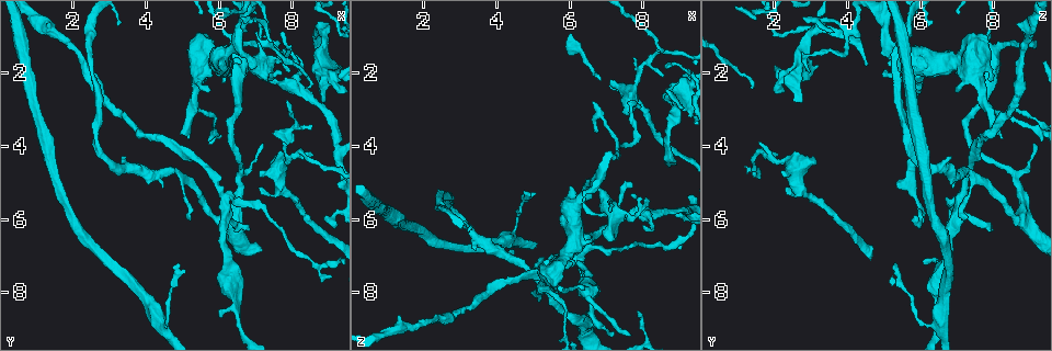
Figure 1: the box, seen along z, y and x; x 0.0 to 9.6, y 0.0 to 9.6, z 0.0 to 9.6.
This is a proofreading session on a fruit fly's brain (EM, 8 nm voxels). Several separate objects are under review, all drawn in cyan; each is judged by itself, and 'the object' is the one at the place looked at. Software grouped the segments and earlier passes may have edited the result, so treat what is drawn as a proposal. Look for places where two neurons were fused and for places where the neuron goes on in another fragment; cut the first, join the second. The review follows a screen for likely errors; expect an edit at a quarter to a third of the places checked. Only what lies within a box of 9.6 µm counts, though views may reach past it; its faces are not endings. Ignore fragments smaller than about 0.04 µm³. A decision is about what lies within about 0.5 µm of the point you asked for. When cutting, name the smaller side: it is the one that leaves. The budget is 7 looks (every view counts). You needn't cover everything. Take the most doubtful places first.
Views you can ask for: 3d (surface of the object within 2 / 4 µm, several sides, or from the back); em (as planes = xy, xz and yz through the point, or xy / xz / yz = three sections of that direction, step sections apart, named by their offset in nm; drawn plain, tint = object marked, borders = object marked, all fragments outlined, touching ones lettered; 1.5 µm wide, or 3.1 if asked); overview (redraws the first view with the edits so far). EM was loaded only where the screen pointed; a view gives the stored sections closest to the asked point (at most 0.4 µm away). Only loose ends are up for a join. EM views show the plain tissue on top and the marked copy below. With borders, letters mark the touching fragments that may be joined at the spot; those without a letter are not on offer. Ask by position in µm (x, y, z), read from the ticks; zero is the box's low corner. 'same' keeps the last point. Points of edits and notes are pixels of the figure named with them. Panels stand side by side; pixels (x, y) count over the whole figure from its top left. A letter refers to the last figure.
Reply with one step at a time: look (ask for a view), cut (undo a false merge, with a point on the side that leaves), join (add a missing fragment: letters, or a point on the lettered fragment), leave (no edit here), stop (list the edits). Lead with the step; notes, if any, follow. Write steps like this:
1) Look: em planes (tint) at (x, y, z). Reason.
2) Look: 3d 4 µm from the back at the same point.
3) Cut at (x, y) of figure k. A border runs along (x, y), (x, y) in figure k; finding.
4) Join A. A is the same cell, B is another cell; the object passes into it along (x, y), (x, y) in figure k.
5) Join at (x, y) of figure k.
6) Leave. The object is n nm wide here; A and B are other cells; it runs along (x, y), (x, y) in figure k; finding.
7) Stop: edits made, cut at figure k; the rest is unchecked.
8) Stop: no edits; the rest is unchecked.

Look: em yz step 8 (borders) at (8.65, 1.80, 4.50). Thin end.

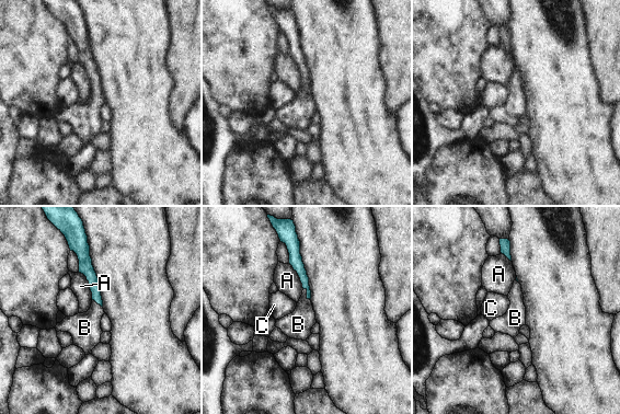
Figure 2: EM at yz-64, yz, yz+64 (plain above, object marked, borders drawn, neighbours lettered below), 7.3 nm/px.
Look: em planes (borders) at the same point. Another direction.

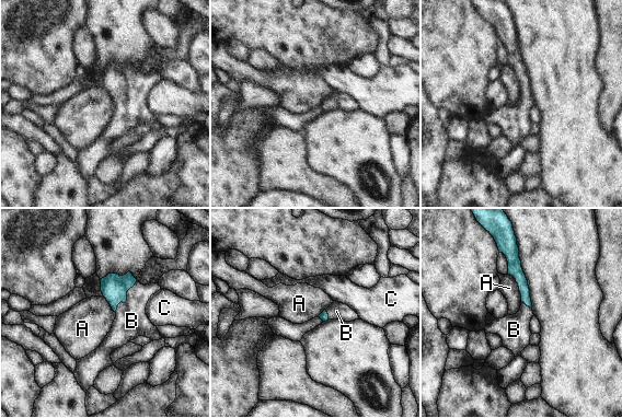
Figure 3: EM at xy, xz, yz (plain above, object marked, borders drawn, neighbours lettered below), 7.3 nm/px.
Join at (131, 321) of figure 3. B is the same cell, A and C are other cells; the object passes into it along (114, 287), (126, 298), (131, 321) in figure 3; it goes on there.

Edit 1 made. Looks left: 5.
Look: 3d 2 µm at (3.25, 0.65, 6.30). End of a long branch.

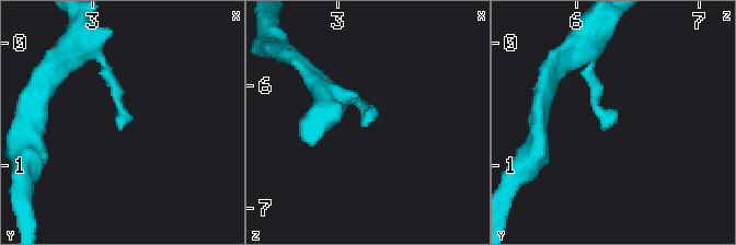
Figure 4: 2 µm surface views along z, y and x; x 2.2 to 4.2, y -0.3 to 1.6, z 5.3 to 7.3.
Look: em planes (borders) at (3.26, 0.64, 6.32).

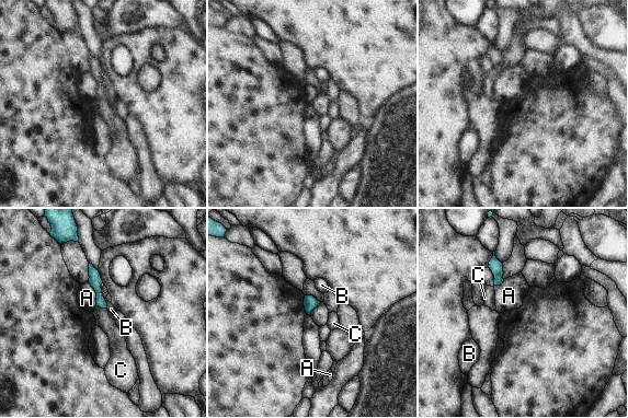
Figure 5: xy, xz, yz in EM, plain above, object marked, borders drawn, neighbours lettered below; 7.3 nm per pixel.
Leave. A, B and C are other cells; no lettered fragment goes on from it.

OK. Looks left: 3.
Look: em planes (borders) at (5.20, 3.85, 8.25). Free end.

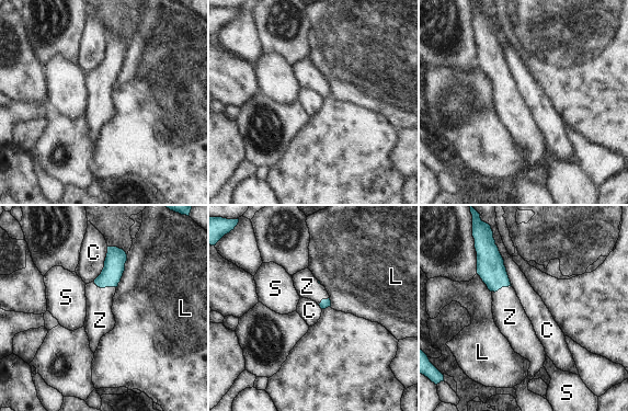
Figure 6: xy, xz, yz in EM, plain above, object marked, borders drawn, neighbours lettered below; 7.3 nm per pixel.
Join at (100, 320) of figure 6. Z is the same cell, C, L and S are other cells; the object passes into it along (114, 265), (104, 287), (100, 320) in figure 6; the neuron continues.

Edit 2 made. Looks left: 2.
Stop: edits made, join at figure 3, join at figure 6; the rest is unchecked.

